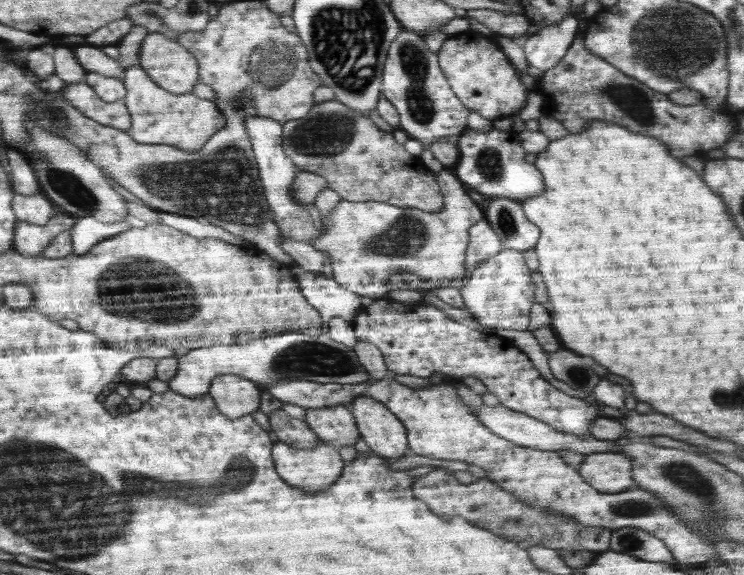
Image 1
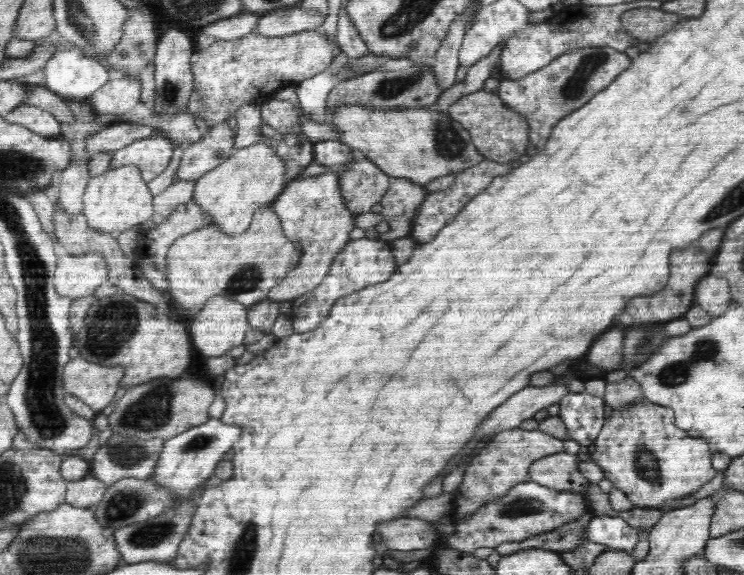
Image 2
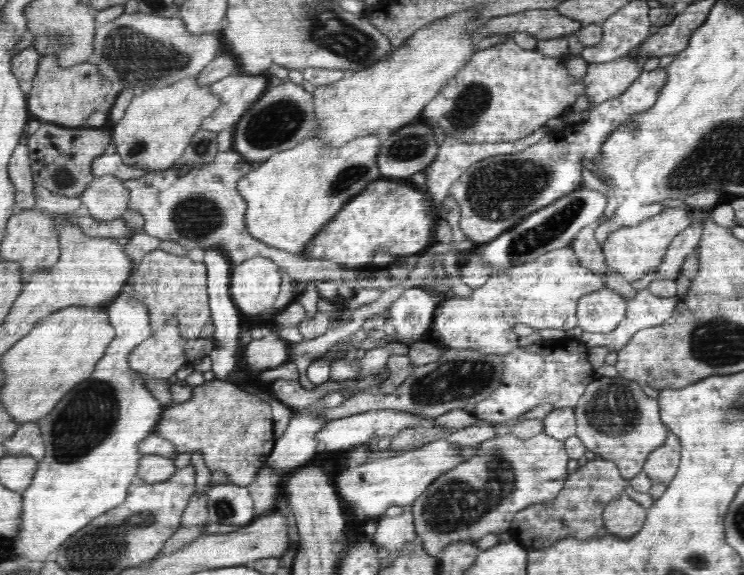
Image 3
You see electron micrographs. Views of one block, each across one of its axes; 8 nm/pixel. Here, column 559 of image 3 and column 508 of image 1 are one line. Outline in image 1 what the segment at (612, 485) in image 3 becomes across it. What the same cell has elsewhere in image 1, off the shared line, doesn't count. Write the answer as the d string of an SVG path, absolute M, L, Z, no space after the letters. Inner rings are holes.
M434 467L432 471L414 481L413 490L413 494L418 494L416 498L422 498L422 502L426 502L429 510L439 518L463 517L473 526L508 539L523 549L544 546L557 551L591 551L599 554L608 551L612 544L613 532L610 529L582 526L573 519L530 507L529 503L522 503L516 494L502 490L502 484L492 482L490 478L462 484L447 469Z

